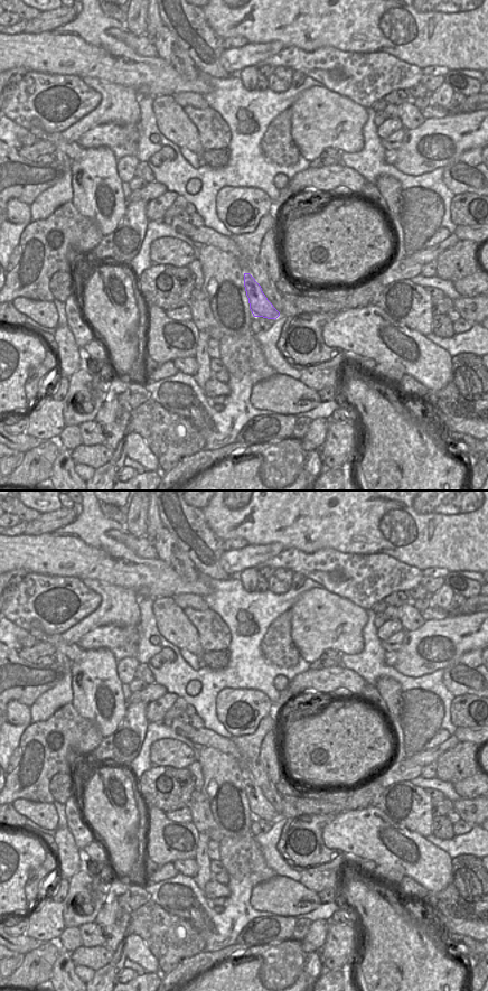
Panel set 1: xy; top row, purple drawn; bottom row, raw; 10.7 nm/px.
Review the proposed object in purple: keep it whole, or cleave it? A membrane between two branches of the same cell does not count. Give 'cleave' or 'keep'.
keep

